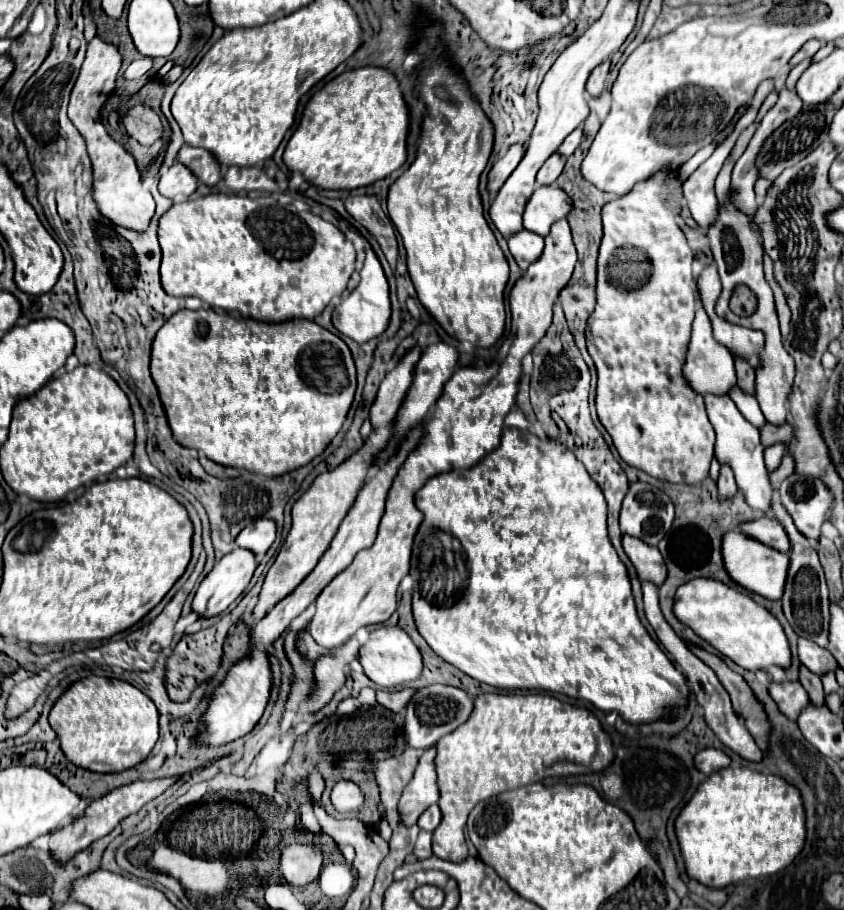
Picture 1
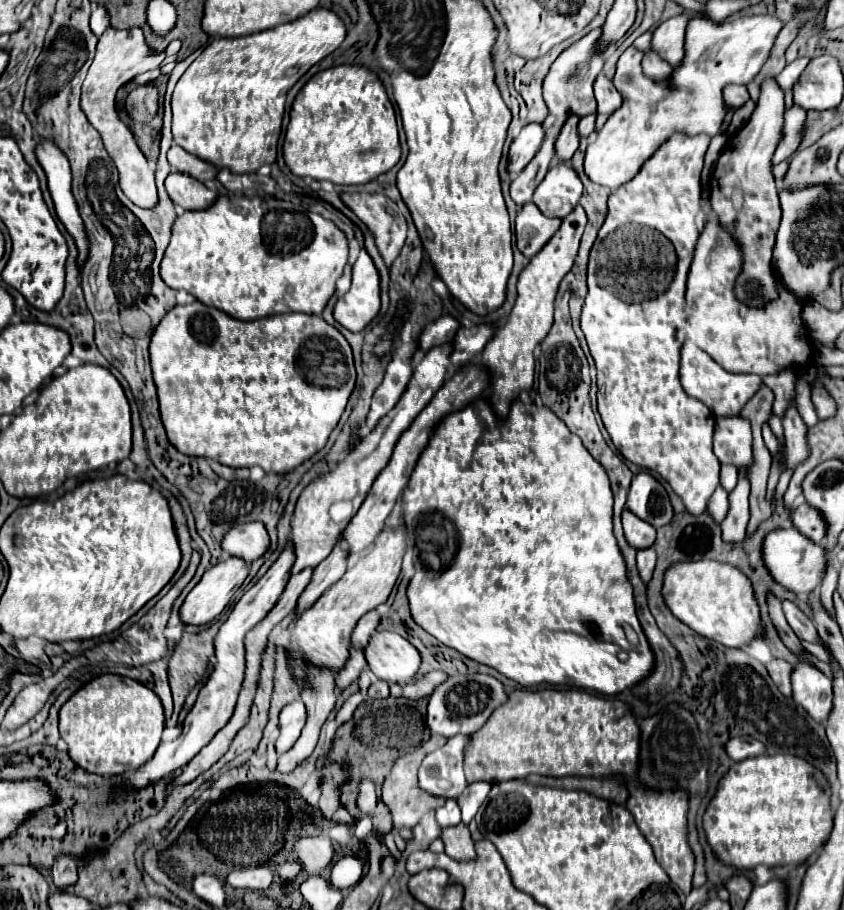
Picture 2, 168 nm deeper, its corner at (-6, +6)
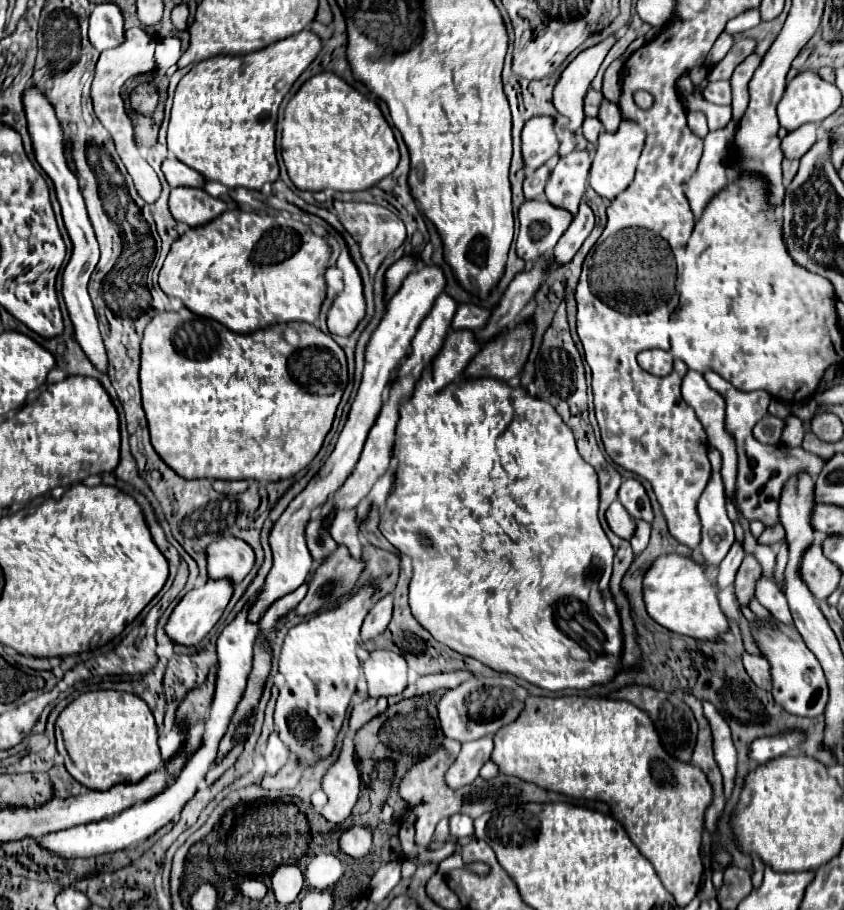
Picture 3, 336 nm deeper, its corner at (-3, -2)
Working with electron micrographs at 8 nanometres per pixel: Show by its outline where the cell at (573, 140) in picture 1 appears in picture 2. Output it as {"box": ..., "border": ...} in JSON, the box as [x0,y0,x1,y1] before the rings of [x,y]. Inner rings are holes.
{"box":[578,114,596,136],"border":[[[590,114],[590,116],[580,118],[580,124],[578,124],[580,136],[590,136],[594,132],[594,122],[596,122],[596,114]]]}

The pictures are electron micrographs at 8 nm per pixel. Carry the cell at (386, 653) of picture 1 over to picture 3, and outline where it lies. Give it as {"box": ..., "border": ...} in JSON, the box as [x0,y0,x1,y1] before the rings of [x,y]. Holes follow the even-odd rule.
{"box":[363,650,407,696],"border":[[[373,650],[363,664],[369,684],[369,696],[391,696],[407,688],[407,662],[401,654],[389,650]]]}

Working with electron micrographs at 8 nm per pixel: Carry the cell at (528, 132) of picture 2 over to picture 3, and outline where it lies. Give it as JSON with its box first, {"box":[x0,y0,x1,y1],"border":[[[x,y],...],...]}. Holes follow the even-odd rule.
{"box":[521,116,559,172],"border":[[[535,116],[531,118],[521,132],[521,152],[523,164],[529,172],[537,170],[551,156],[557,154],[559,142],[553,130],[553,118]]]}

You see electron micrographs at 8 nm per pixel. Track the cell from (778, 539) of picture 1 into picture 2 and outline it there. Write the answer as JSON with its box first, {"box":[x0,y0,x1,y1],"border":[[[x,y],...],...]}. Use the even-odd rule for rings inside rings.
{"box":[792,504,826,542],"border":[[[802,504],[792,512],[794,526],[812,542],[822,542],[826,536],[826,520],[822,520],[822,514],[816,508],[810,508],[810,504]]]}

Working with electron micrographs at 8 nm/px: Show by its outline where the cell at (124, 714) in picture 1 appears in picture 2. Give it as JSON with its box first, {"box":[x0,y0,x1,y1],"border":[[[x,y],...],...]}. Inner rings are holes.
{"box":[60,674,164,776],"border":[[[104,674],[82,686],[62,708],[60,708],[60,734],[62,740],[68,744],[70,758],[80,766],[86,768],[86,772],[100,774],[100,776],[118,776],[128,774],[144,766],[156,752],[160,744],[160,734],[164,728],[164,710],[160,698],[146,688],[144,684],[116,676],[116,674]]]}

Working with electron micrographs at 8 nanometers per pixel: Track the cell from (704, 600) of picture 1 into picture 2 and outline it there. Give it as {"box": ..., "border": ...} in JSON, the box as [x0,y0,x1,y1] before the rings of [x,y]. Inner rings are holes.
{"box":[662,560,760,648],"border":[[[698,560],[672,564],[664,572],[662,596],[668,610],[694,632],[730,648],[746,646],[760,628],[760,610],[750,580],[734,566]]]}

